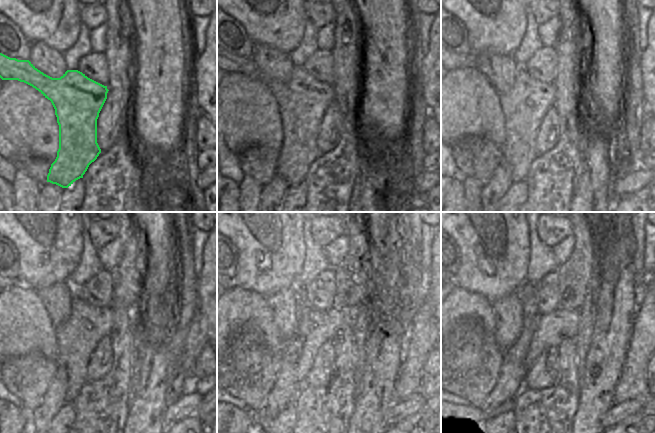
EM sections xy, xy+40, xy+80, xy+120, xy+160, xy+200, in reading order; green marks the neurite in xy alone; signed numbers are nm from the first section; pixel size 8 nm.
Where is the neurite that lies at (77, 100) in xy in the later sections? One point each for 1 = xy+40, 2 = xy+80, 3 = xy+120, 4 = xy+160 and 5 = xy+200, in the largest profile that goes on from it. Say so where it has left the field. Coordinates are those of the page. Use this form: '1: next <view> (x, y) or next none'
1: next xy+40 (302, 101)
2: next xy+80 (525, 105)
3: next xy+120 (77, 338)
4: next xy+160 (315, 327)
5: next xy+200 (554, 328)

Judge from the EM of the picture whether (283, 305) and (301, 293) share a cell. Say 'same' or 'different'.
different

